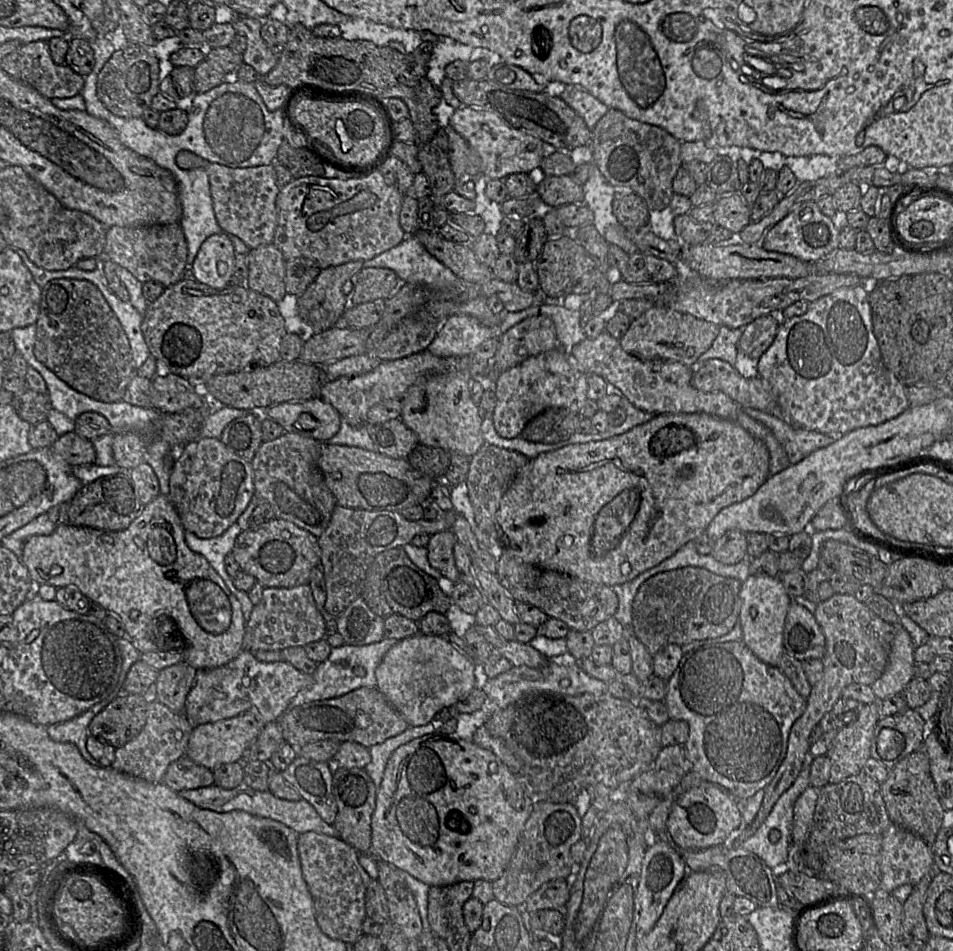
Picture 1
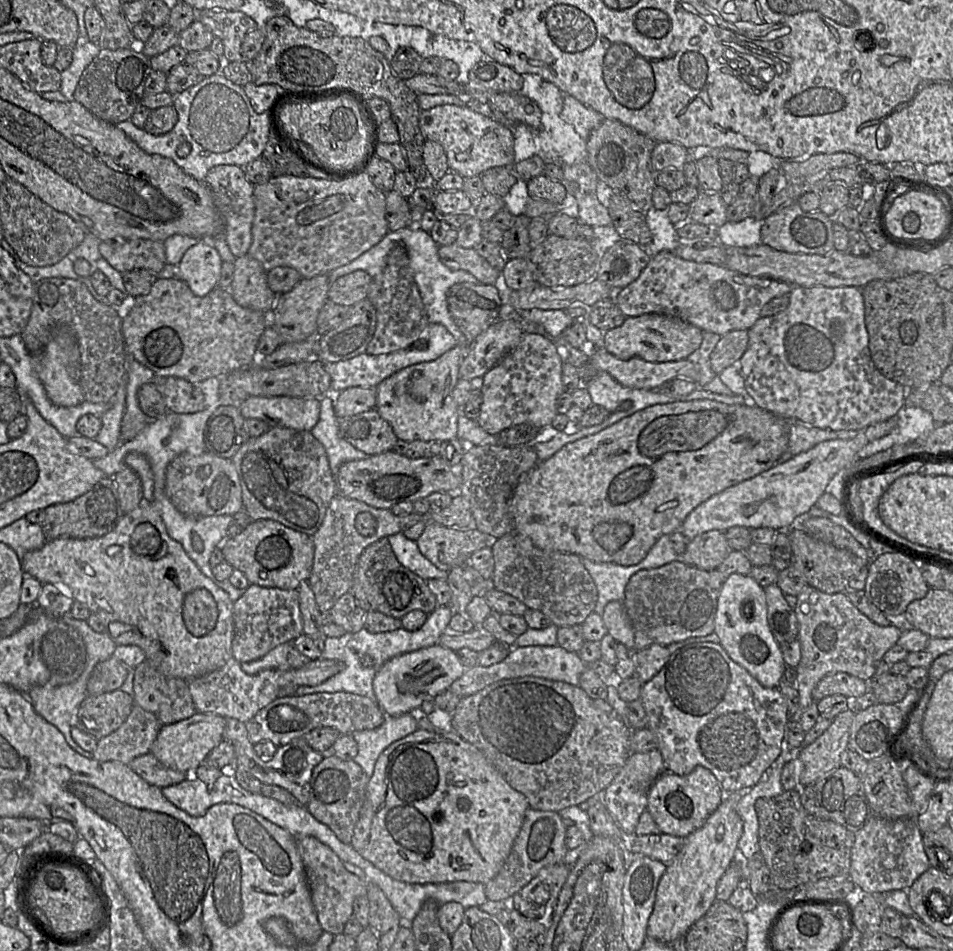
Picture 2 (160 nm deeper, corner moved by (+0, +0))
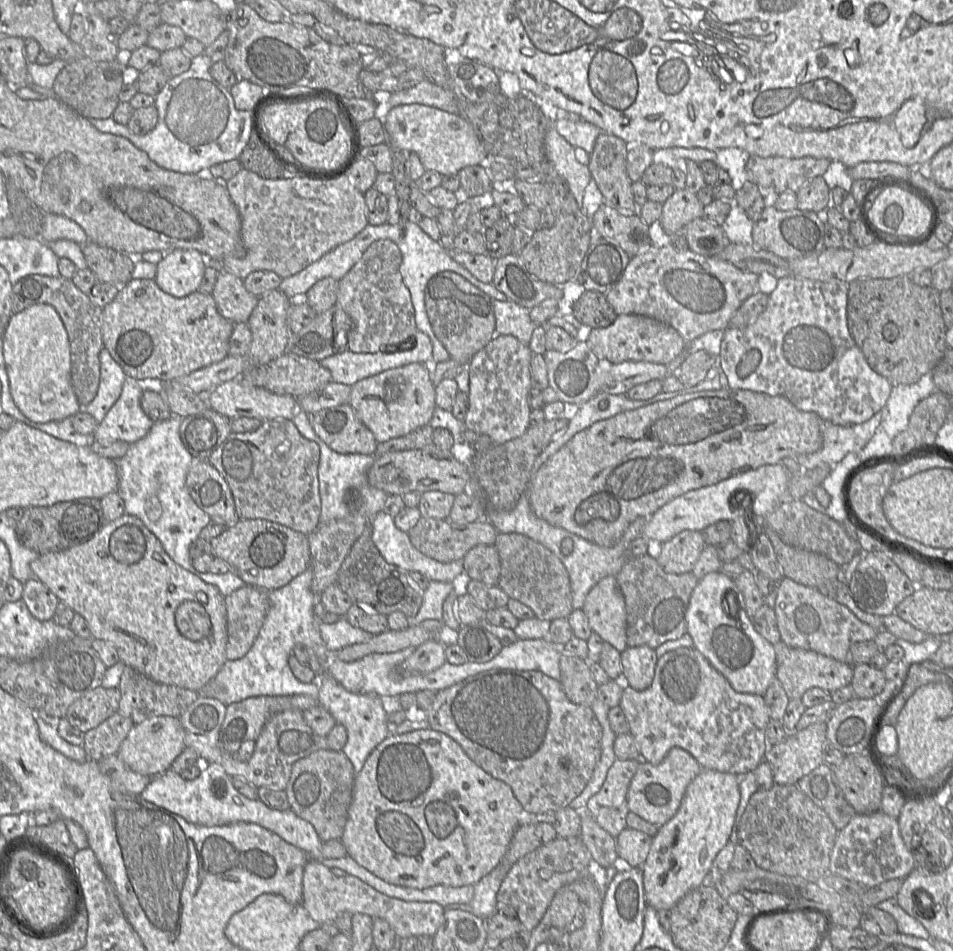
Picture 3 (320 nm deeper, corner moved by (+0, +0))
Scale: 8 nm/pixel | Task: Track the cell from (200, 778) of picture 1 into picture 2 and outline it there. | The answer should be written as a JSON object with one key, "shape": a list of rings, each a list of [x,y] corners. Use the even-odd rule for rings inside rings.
{"shape":[[[151,753],[134,758],[128,766],[146,782],[161,789],[187,779],[186,773],[165,766]]]}

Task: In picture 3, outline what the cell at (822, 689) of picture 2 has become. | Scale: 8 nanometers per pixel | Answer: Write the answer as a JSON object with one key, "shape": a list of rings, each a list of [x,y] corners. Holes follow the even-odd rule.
{"shape":[[[782,640],[773,644],[773,648],[776,654],[775,677],[780,681],[789,699],[800,699],[813,687],[830,692],[850,685],[853,677],[853,665],[850,663],[843,663],[811,650],[790,647]]]}

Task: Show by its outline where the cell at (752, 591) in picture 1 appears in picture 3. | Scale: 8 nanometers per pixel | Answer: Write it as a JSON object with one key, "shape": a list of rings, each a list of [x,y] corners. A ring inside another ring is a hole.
{"shape":[[[720,572],[709,573],[709,574],[705,575],[703,578],[701,578],[699,580],[697,586],[695,587],[695,589],[692,592],[686,619],[687,619],[687,634],[689,634],[693,640],[693,647],[695,647],[708,660],[708,662],[720,674],[722,674],[726,678],[726,680],[729,682],[731,687],[736,692],[746,693],[746,694],[754,694],[754,695],[760,695],[760,696],[763,696],[765,694],[770,683],[776,676],[776,654],[775,654],[773,645],[770,642],[768,642],[768,640],[766,640],[764,637],[762,637],[753,627],[753,625],[749,619],[749,616],[746,613],[743,597],[742,597],[741,593],[739,593],[735,583],[734,583],[734,579],[732,579]],[[728,592],[735,593],[734,596],[730,597],[730,599],[732,597],[734,597],[733,604],[731,603],[731,600],[730,600],[730,604],[731,604],[730,607],[724,605],[724,598]]]}

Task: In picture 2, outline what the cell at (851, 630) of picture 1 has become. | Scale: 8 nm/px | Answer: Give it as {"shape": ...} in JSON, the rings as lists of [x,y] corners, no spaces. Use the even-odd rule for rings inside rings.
{"shape":[[[807,586],[797,596],[794,612],[799,625],[797,640],[801,645],[801,659],[797,667],[795,667],[799,704],[795,713],[791,714],[791,719],[793,722],[798,722],[803,712],[815,703],[812,691],[823,677],[828,674],[844,672],[862,680],[869,680],[883,660],[884,654],[898,642],[902,630],[894,624],[881,626],[874,623],[860,612],[842,592],[828,594],[811,586]]]}

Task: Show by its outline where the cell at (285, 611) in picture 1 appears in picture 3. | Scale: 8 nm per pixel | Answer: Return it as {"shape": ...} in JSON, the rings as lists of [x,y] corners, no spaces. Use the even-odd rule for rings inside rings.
{"shape":[[[246,584],[225,597],[226,660],[240,659],[252,647],[269,608],[267,591]]]}

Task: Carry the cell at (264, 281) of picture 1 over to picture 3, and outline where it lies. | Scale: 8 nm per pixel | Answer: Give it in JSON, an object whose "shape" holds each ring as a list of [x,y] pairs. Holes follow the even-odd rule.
{"shape":[[[220,269],[211,295],[219,313],[234,324],[247,323],[258,304],[258,297],[245,288],[243,279],[223,269]]]}

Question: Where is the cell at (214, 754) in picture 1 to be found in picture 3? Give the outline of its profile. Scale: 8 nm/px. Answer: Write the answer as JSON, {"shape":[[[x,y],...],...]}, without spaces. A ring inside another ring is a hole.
{"shape":[[[151,717],[132,727],[116,755],[134,772],[154,777],[167,771],[173,760],[186,748],[184,737],[185,731],[179,717]]]}

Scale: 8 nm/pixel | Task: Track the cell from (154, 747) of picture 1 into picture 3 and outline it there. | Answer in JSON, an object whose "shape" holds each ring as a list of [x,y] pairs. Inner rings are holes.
{"shape":[[[115,713],[97,727],[84,733],[83,749],[88,759],[98,761],[116,755],[134,722]]]}

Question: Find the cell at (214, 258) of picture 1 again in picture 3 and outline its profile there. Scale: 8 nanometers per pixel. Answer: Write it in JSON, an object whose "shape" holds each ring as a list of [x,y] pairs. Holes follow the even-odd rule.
{"shape":[[[177,248],[157,263],[154,278],[161,290],[181,298],[196,292],[206,269],[206,257],[196,249]]]}

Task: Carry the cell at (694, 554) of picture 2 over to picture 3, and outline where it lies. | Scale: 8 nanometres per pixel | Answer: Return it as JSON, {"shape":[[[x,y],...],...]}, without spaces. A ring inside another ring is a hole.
{"shape":[[[685,530],[662,543],[656,560],[667,573],[691,572],[706,545],[702,532]]]}

